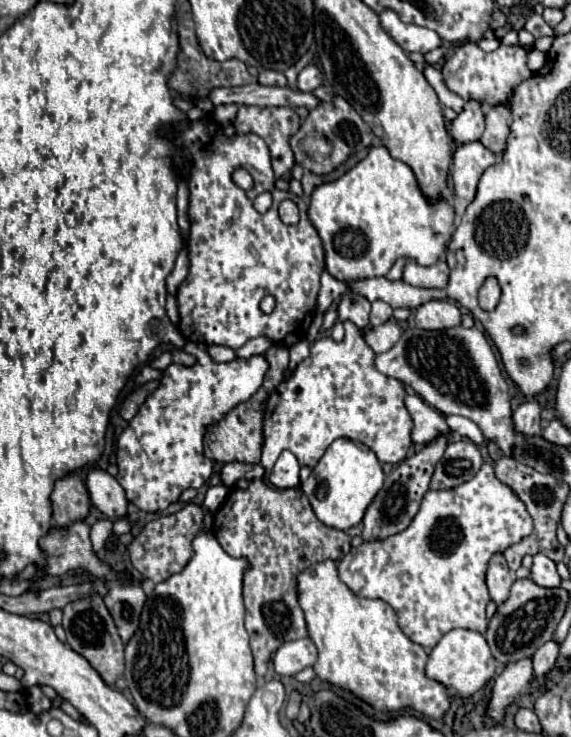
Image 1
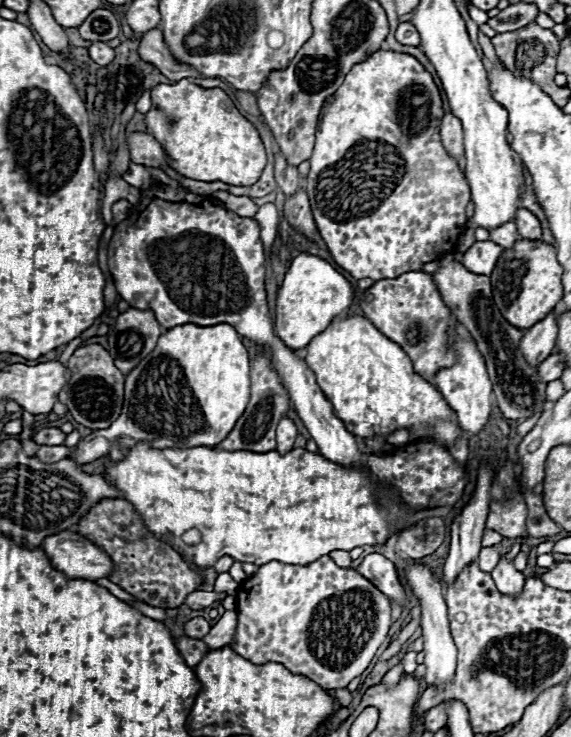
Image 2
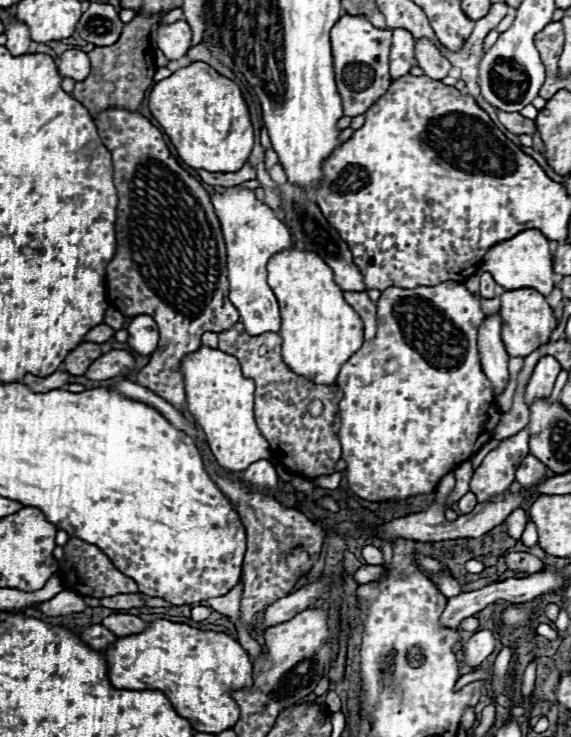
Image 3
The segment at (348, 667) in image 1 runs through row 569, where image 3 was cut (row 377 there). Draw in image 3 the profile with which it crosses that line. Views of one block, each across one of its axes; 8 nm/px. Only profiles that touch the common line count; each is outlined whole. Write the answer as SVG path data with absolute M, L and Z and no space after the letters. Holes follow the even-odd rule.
M298 246L286 248L268 260L266 270L268 284L274 290L282 312L280 336L284 340L284 362L296 374L306 376L316 384L334 384L342 364L348 362L364 342L360 316L344 300L342 288L334 282L334 274L326 262L314 252L306 252Z

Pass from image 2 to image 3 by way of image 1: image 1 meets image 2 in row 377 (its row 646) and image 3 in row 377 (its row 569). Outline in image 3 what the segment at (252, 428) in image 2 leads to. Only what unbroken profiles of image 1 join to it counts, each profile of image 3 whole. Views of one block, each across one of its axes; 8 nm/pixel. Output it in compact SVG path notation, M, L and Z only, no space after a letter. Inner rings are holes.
M238 322L234 328L220 332L220 350L232 354L240 360L242 374L252 378L256 384L256 422L264 438L270 442L270 450L280 458L280 462L306 478L320 478L330 476L336 472L336 462L340 460L340 412L338 404L342 400L342 388L338 386L316 386L314 382L306 380L292 372L280 354L282 338L276 332L250 336L244 330L244 324ZM318 400L324 404L324 412L314 418L306 410L308 402Z

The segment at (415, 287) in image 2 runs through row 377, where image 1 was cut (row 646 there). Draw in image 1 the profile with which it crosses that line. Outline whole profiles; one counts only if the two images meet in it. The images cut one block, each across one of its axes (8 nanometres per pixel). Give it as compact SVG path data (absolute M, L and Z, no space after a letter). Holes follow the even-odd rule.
M482 464L478 474L450 490L428 490L418 514L412 524L386 540L364 542L352 548L340 562L338 574L340 580L358 596L380 598L388 602L396 614L402 632L422 648L430 650L442 636L454 628L470 628L474 632L484 634L486 620L486 604L490 602L488 588L484 582L488 560L494 552L504 552L510 544L520 542L524 536L532 532L532 518L526 512L524 504L516 498L516 494L504 486L496 476L490 464Z

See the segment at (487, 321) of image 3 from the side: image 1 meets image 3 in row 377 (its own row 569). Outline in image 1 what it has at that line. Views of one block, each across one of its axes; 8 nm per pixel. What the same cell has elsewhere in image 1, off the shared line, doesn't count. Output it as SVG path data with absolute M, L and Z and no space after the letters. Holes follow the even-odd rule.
M494 554L490 558L488 570L486 570L486 584L488 584L488 590L490 590L490 598L496 604L502 604L508 598L512 582L514 580L512 580L508 568L506 568L504 556L502 554Z

